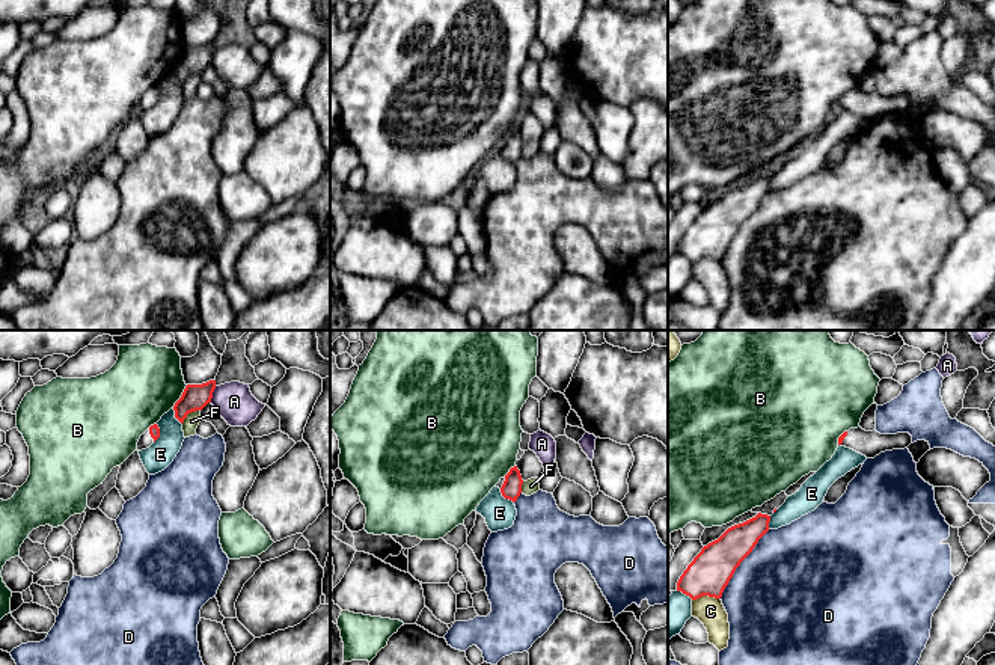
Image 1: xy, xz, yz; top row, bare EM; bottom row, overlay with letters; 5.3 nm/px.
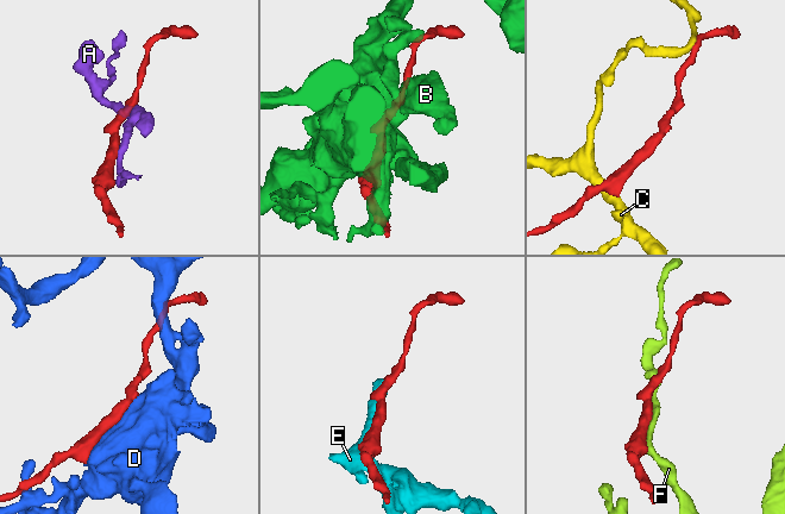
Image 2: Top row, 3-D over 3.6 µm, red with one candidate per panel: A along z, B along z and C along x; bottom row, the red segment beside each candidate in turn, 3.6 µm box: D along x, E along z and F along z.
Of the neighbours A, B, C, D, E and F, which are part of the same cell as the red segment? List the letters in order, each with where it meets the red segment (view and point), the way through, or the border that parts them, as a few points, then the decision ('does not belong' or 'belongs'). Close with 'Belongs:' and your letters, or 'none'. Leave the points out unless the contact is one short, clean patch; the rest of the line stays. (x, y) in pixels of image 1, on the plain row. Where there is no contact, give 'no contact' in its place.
A: meets red in xy at (211, 56); border along xy (216, 49), (210, 64); does not belong
B: meets red in xy at (181, 59); does not belong
C: meets red in yz at (706, 257); does not belong
D: meets red in yz at (739, 226); does not belong
E: meets red in xy at (159, 95); does not belong
F: meets red in xy at (189, 74); does not belong
Belongs: none

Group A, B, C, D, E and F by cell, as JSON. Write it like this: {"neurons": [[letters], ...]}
{"neurons": [["A"], ["B"], ["C"], ["D"], ["E"], ["F"]]}

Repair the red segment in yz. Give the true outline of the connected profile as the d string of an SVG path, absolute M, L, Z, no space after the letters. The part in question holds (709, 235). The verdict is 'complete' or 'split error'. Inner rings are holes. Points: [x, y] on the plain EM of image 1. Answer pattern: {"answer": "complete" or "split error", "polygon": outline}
{"answer": "complete", "polygon": "M758 175L704 208L680 238L677 253L692 262L703 258L721 261L736 231L769 193L769 184L770 178Z"}

